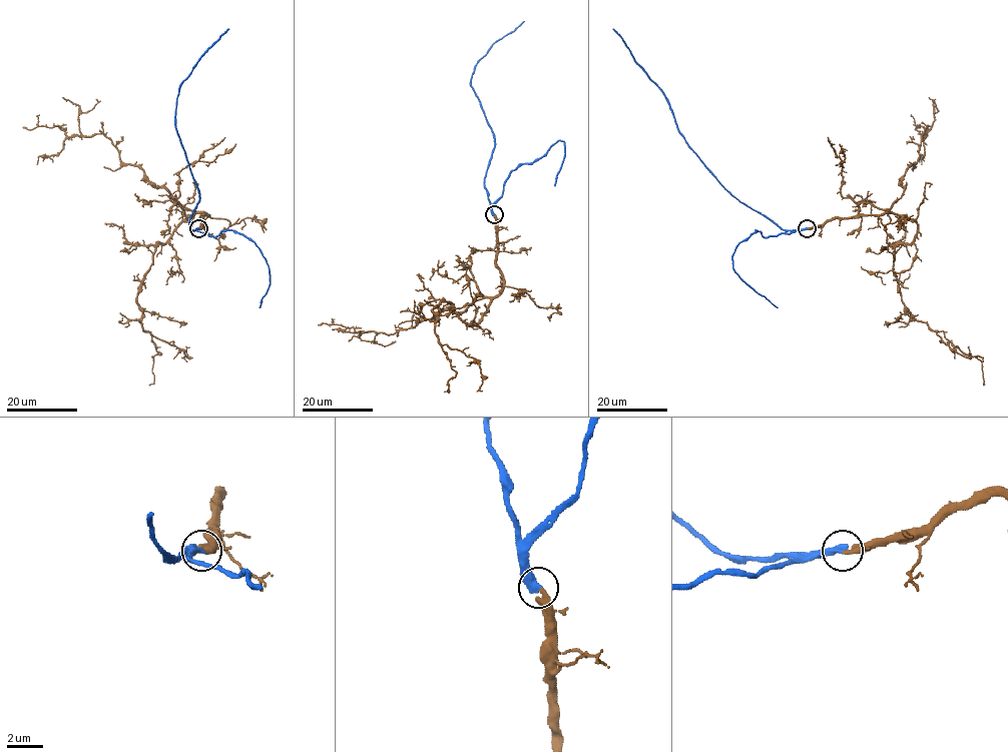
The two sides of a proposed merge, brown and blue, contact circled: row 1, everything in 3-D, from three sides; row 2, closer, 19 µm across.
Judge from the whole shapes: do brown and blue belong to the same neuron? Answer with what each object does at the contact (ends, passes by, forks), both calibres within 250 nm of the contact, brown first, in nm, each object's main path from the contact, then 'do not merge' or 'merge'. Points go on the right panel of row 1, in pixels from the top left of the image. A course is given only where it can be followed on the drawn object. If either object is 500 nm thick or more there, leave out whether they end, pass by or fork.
brown ends; blue ends; calibres 300 and 440 nm; course brown (806, 228), (886, 212), (913, 218), (917, 236), (895, 248), (902, 302), (982, 362), (983, 386); course blue (806, 228), (784, 230), (727, 190), (678, 129), (667, 98), (612, 28); merge

